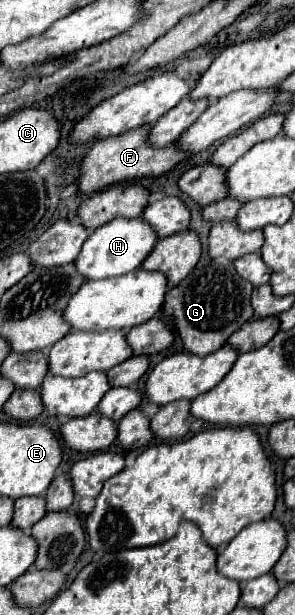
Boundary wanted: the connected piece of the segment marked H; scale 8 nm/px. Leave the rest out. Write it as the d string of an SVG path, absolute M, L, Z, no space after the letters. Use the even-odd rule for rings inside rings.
M114 218L108 224L96 228L82 246L82 252L76 258L76 268L86 280L102 280L112 276L128 274L146 260L154 248L158 236L150 224L144 224L140 218Z

